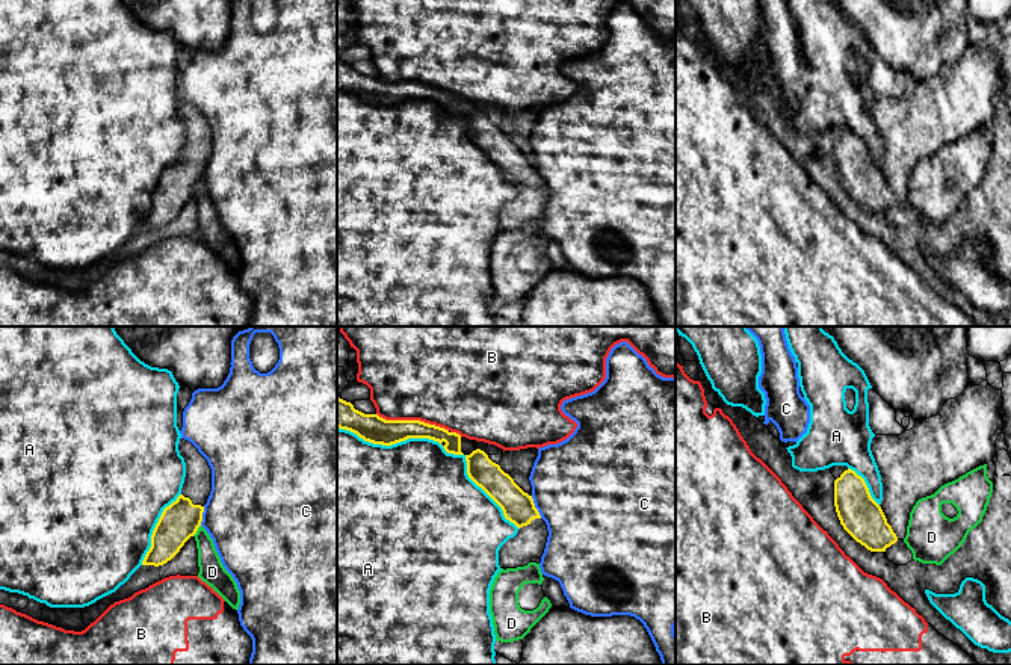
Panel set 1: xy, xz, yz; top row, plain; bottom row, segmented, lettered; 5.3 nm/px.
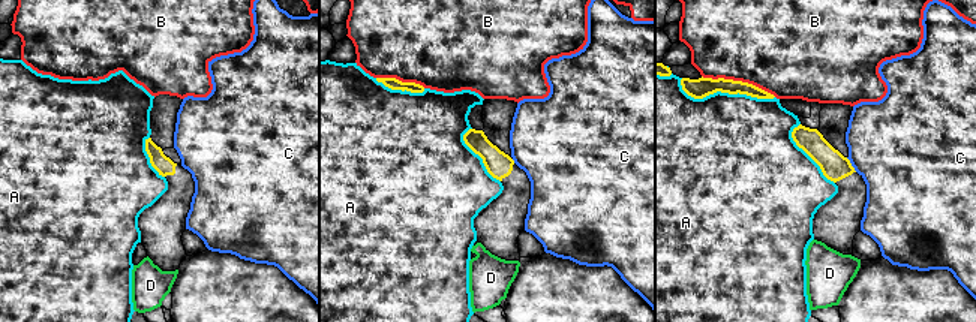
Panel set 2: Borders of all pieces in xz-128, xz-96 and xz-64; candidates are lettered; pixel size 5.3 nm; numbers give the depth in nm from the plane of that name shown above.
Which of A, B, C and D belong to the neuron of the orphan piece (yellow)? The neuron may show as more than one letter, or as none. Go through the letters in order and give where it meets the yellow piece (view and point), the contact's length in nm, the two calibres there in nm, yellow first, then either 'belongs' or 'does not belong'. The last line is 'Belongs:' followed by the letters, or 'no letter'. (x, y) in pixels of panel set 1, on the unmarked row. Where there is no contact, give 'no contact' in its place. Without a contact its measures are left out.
A: xz (439, 103) | 1100 nm | 130/460 nm | does not belong
B: xz (413, 82) | 400 nm | 150/460 nm | does not belong
C: xz (534, 168) | 130 nm | 170/480 nm | does not belong
D: xy (197, 191) | 80 nm | 200/140 nm | does not belong
Belongs: no letter

